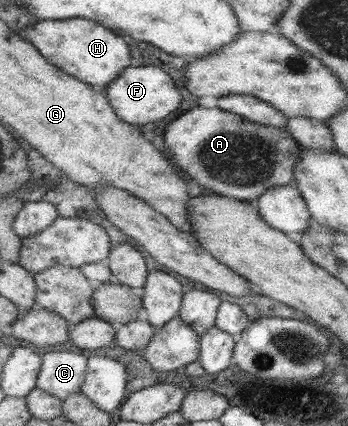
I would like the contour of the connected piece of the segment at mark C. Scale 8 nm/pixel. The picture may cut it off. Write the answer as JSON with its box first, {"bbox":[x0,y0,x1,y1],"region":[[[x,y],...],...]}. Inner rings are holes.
{"bbox":[37,349,89,401],"region":[[[55,349],[45,352],[42,358],[37,388],[46,390],[63,401],[82,392],[89,368],[87,357]]]}

